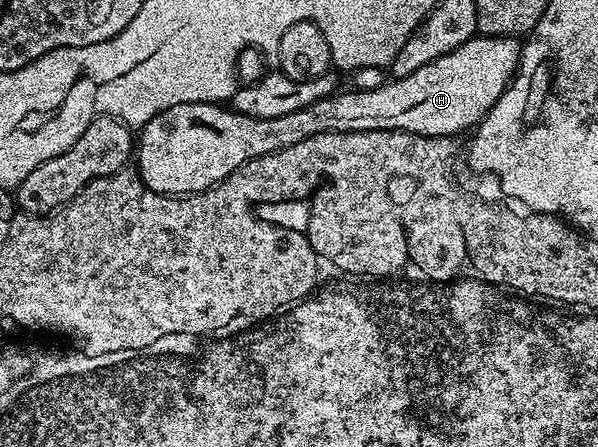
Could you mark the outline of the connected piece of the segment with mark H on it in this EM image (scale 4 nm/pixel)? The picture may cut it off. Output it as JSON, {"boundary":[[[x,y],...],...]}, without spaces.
{"boundary":[[[474,36],[447,55],[438,56],[429,64],[422,65],[412,75],[404,78],[392,77],[389,82],[384,81],[370,88],[354,88],[355,90],[347,90],[344,94],[336,92],[297,112],[289,112],[289,116],[276,118],[245,116],[233,108],[213,102],[177,104],[177,108],[165,108],[165,112],[153,116],[153,120],[149,120],[138,131],[137,145],[133,153],[134,161],[139,161],[137,173],[139,179],[153,192],[186,196],[200,194],[218,182],[223,182],[230,173],[254,158],[293,148],[293,144],[301,144],[301,140],[318,134],[344,134],[350,130],[405,130],[408,134],[420,134],[426,138],[451,138],[462,130],[470,131],[478,126],[493,108],[493,104],[497,104],[497,100],[515,77],[522,51],[519,38]]]}

